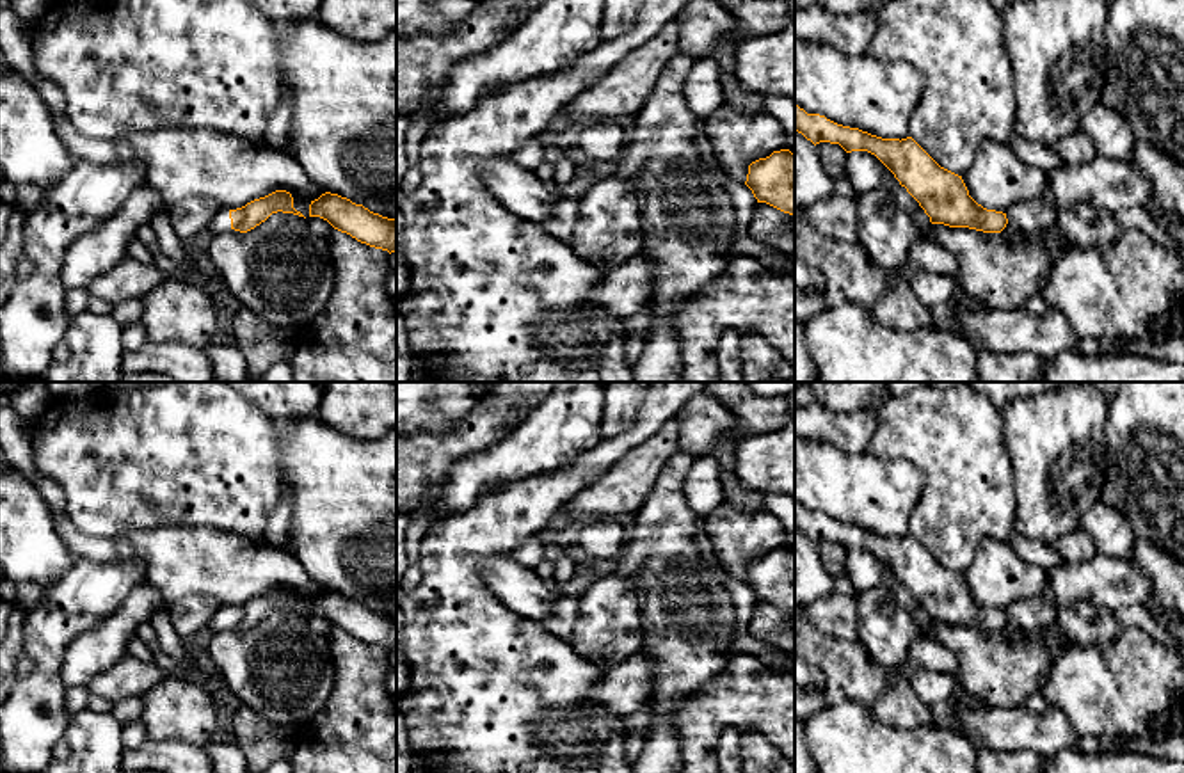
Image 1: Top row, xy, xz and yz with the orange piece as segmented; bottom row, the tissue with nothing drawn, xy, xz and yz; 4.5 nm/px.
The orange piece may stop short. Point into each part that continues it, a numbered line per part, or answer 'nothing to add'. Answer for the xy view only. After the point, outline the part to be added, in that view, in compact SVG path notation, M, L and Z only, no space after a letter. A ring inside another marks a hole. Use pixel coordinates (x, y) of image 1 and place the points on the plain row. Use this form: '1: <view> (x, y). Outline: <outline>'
1: xy (221, 621). Outline: M222 608L217 611L206 624L213 633L224 631L231 627L231 617L229 617L229 608Z

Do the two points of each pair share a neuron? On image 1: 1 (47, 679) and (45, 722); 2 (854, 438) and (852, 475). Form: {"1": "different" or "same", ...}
{"1": "same", "2": "different"}

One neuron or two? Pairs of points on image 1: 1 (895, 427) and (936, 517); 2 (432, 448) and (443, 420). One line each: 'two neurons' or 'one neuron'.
1: one neuron
2: two neurons

